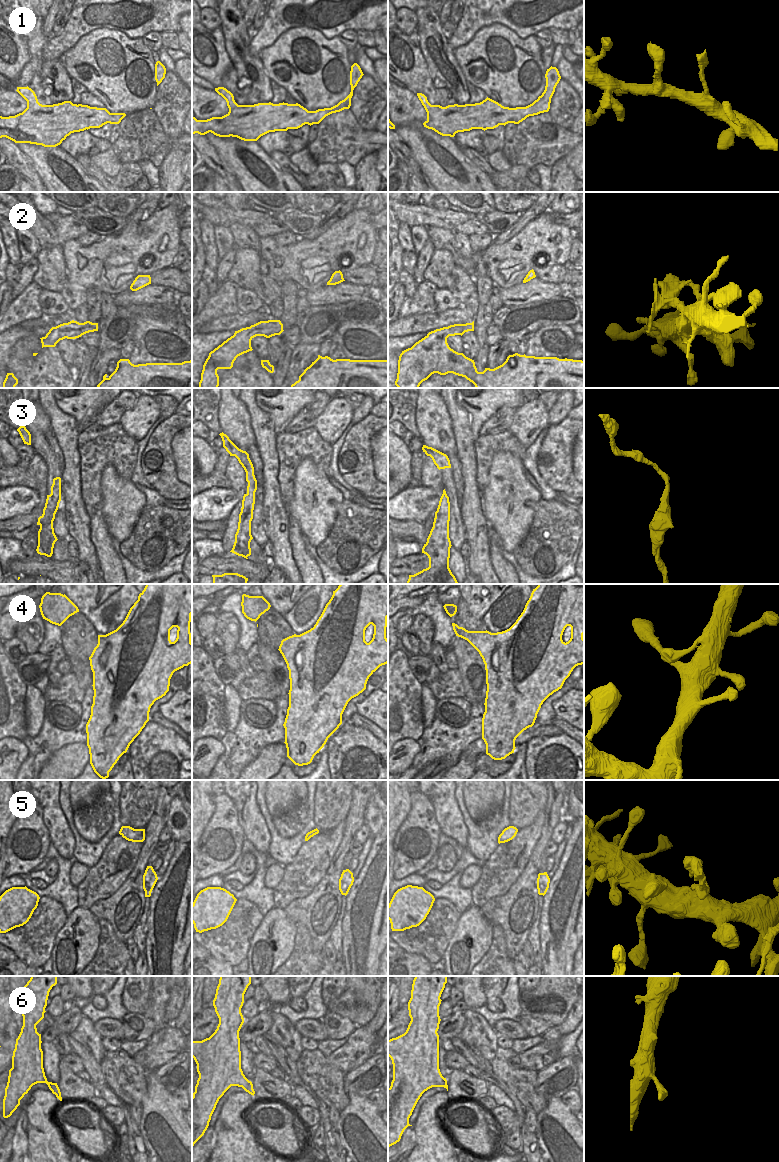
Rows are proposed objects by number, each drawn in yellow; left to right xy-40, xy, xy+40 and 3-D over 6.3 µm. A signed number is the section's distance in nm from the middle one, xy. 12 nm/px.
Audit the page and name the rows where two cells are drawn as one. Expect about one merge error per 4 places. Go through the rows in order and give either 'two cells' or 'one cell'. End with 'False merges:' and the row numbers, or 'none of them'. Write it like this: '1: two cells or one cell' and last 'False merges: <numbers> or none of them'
1: one cell
2: two cells
3: two cells
4: one cell
5: one cell
6: one cell
False merges: 2, 3

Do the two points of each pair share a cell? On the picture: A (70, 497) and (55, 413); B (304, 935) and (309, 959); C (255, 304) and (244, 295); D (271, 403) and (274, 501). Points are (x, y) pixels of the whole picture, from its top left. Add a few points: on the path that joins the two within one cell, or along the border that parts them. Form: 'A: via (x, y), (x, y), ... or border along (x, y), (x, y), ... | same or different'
A: via (71, 476), (71, 455), (66, 434) | same
B: via (304, 941), (304, 953) | same
C: via (252, 303), (247, 298) | same
D: border along (255, 398), (255, 403), (272, 417), (276, 435) | different

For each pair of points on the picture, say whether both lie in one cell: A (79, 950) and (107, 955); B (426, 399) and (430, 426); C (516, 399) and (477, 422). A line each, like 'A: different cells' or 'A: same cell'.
A: different cells
B: same cell
C: same cell

